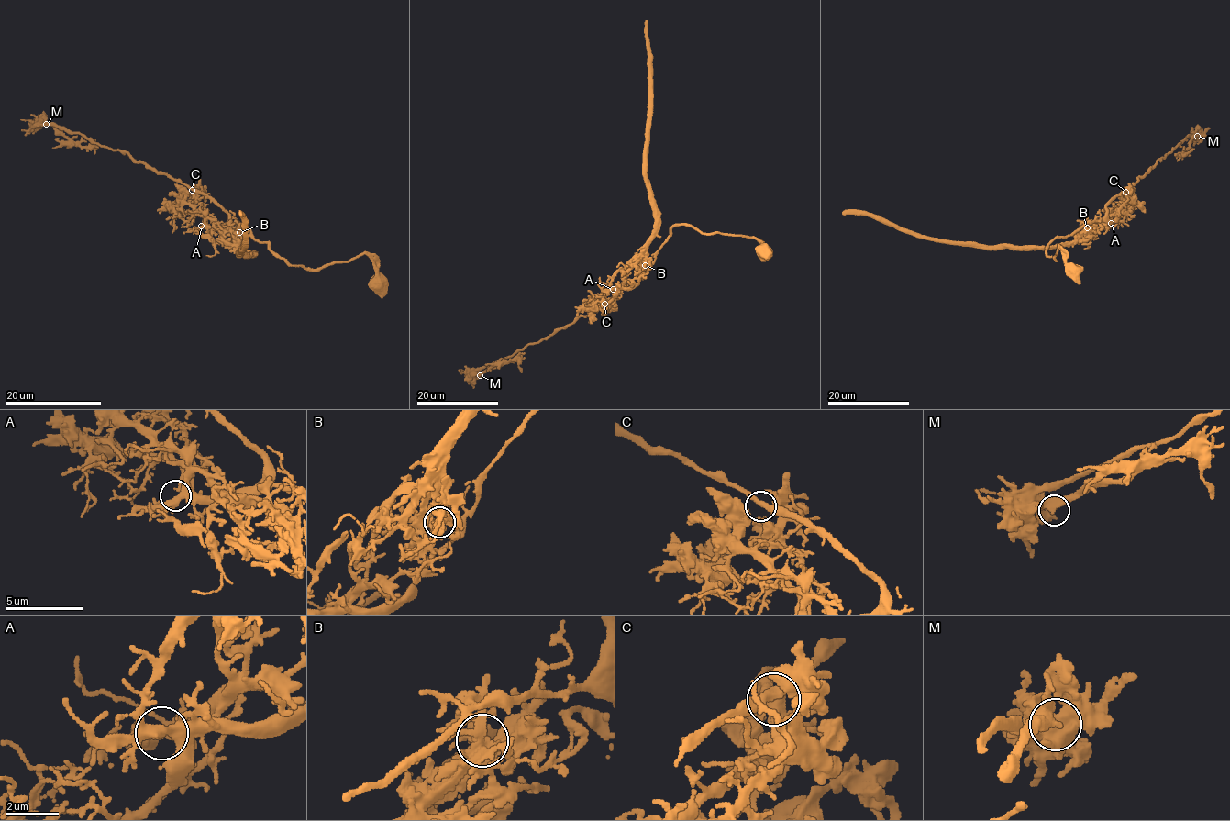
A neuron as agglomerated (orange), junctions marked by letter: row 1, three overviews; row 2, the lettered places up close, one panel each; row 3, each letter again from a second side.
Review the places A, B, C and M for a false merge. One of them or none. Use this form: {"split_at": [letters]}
{"split_at": ["B"]}

